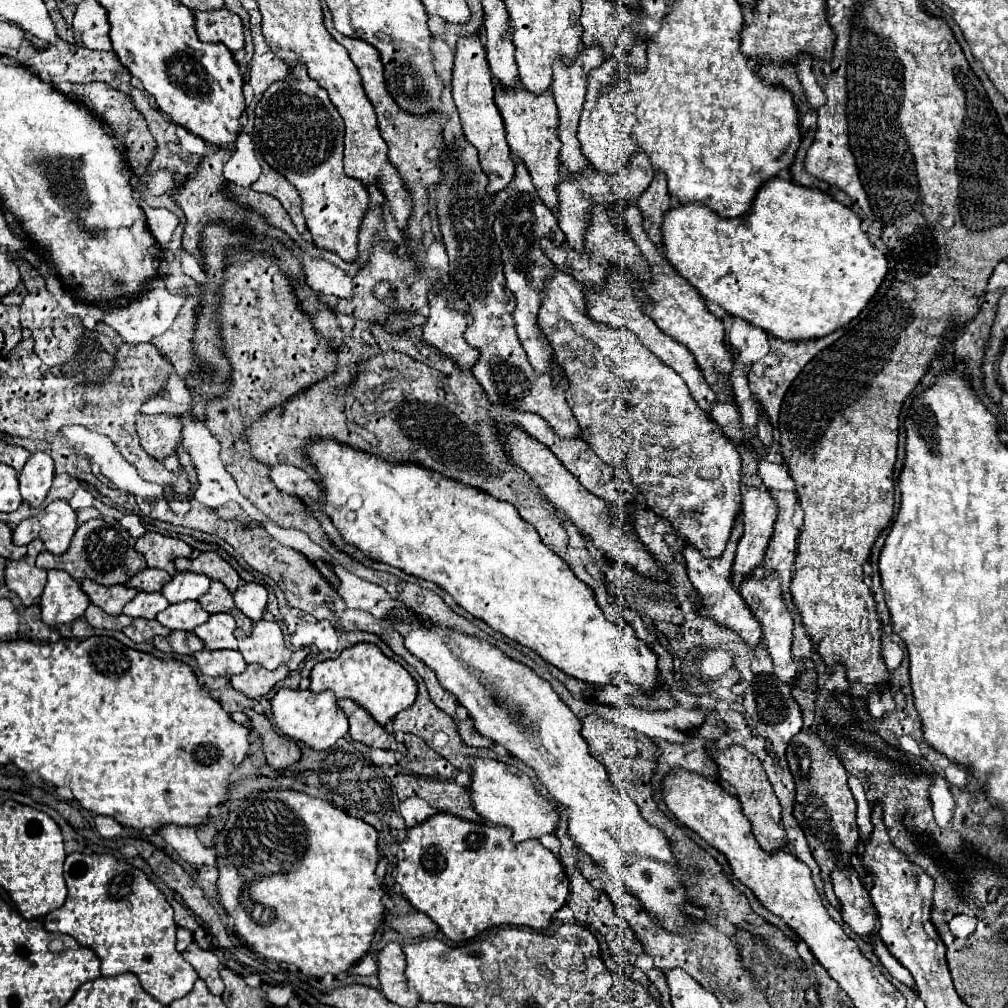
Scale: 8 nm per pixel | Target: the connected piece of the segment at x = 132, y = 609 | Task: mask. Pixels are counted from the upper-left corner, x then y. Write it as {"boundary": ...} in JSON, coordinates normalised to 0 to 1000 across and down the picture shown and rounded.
{"boundary":[[[137,587],[133,595],[123,601],[123,609],[131,613],[155,613],[169,597],[159,587]]]}

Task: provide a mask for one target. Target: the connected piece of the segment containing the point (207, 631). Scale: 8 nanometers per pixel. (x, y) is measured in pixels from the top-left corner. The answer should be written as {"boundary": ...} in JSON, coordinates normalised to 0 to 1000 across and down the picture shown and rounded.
{"boundary":[[[210,609],[206,617],[196,621],[192,629],[196,629],[206,645],[222,645],[222,643],[236,643],[236,635],[232,631],[234,615],[228,609]]]}

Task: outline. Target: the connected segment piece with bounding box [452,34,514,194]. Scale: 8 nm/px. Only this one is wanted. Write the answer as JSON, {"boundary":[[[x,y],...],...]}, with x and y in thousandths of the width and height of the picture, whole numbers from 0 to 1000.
{"boundary":[[[458,36],[452,42],[452,54],[450,54],[450,101],[456,111],[458,127],[462,139],[472,145],[476,163],[478,165],[488,165],[486,177],[486,192],[492,192],[494,188],[502,187],[502,183],[510,175],[510,159],[506,155],[506,147],[502,141],[502,129],[500,129],[500,119],[490,103],[490,85],[488,85],[488,73],[486,65],[482,60],[482,48],[478,44],[478,36]]]}

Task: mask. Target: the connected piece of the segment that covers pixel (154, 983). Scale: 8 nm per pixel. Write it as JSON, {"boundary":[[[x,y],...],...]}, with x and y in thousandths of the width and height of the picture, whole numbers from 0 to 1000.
{"boundary":[[[73,845],[69,849],[65,849],[63,871],[65,871],[65,879],[67,879],[67,891],[58,903],[50,905],[44,911],[44,921],[48,925],[69,927],[71,931],[75,931],[77,937],[93,942],[93,946],[101,954],[101,968],[113,968],[113,966],[121,966],[121,964],[135,966],[141,980],[165,998],[169,994],[185,988],[190,982],[192,974],[196,972],[196,966],[173,940],[177,919],[171,911],[173,909],[171,899],[165,895],[163,887],[145,871],[145,867],[141,863],[133,861],[131,857],[117,855],[109,847],[85,849],[85,847]]]}

